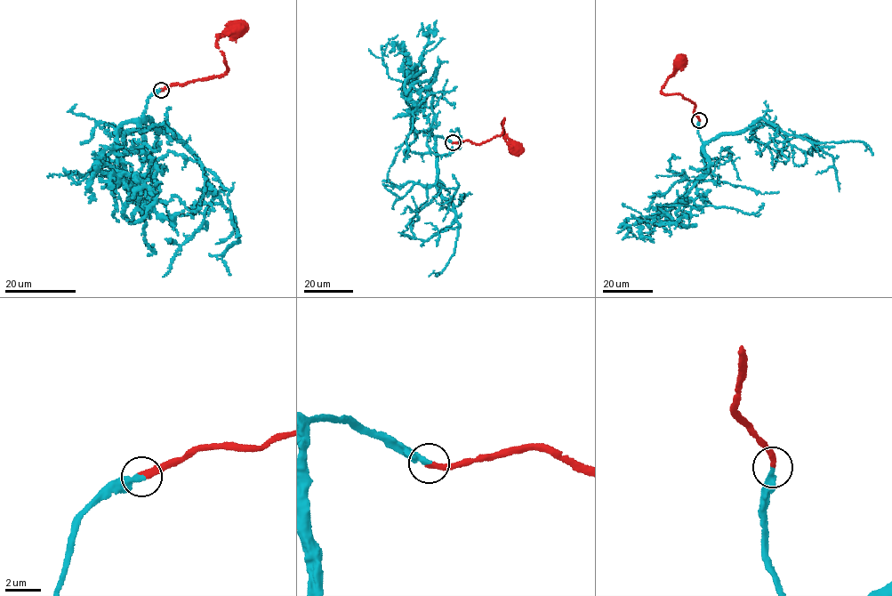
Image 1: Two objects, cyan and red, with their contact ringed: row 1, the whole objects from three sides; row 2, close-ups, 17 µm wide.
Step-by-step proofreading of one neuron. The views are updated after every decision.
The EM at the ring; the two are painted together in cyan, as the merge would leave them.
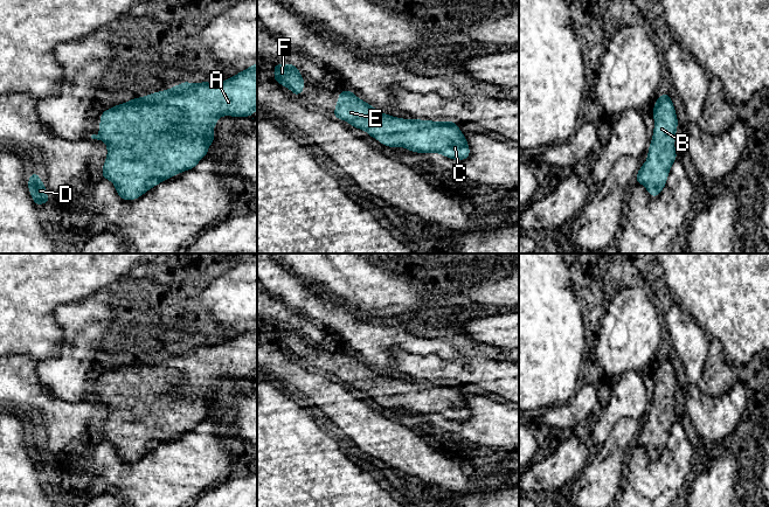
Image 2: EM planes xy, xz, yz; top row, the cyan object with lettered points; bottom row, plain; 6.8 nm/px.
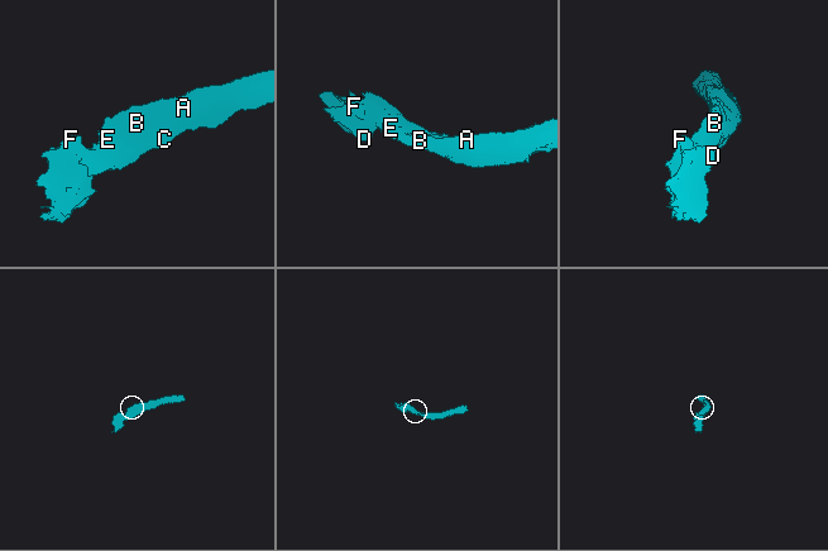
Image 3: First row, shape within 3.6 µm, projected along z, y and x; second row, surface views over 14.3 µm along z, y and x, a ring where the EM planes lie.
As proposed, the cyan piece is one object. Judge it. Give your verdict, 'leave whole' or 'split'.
leave whole

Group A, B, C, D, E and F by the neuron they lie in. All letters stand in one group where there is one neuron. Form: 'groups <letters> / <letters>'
groups A B C D E F

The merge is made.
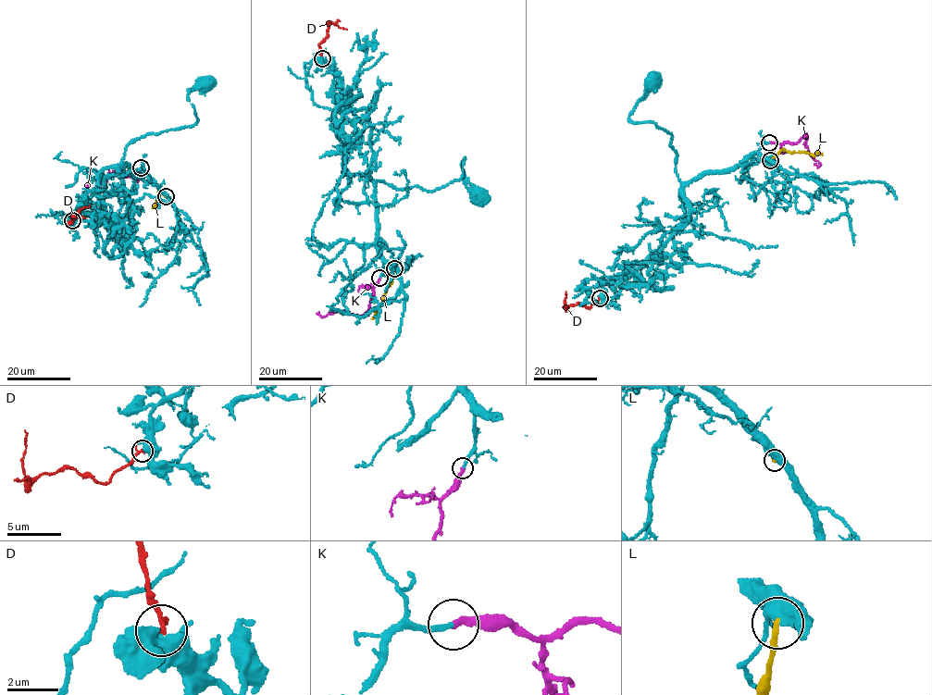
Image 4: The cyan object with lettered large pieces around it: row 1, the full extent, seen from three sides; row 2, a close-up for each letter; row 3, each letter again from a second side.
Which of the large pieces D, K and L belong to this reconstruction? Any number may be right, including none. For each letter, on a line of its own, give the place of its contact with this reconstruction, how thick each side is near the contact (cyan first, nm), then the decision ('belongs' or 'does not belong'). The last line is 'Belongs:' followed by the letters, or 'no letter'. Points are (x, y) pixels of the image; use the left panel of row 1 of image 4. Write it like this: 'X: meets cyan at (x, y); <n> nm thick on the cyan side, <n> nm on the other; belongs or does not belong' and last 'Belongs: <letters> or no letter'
D: meets cyan at (72, 220); 500 nm thick on the cyan side, 200 nm on the other; does not belong
K: meets cyan at (141, 167); 240 nm thick on the cyan side, 300 nm on the other; belongs
L: meets cyan at (166, 196); 500 nm thick on the cyan side, 220 nm on the other; does not belong
Belongs: K

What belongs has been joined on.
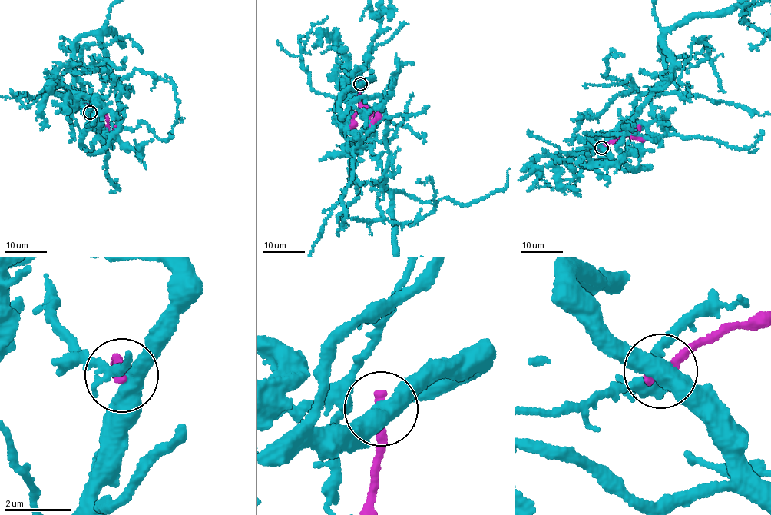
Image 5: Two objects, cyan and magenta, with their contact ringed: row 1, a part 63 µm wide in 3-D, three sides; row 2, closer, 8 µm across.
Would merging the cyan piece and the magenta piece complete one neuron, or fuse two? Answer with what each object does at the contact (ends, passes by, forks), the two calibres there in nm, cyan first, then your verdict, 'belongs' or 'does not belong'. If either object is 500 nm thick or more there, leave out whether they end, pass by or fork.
cyan passes by; magenta ends there; 480 nm thick on the cyan side, 320 nm on the other; does not belong

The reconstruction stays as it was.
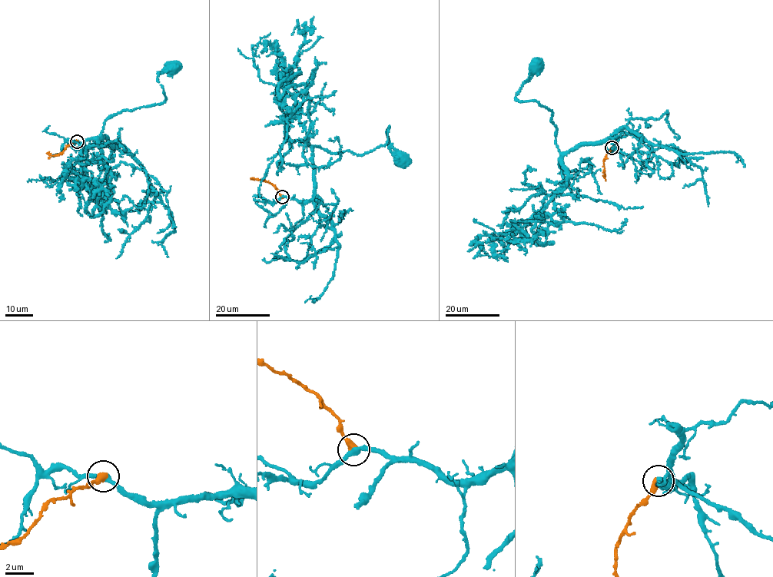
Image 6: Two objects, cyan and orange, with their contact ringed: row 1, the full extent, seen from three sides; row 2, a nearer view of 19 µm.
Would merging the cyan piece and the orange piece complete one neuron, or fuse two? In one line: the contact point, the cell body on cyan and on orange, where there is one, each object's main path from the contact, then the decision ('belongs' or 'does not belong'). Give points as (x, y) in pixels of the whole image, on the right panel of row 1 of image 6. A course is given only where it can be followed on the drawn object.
(612, 147) | cyan (536, 66) | orange none | cyan via (612, 148), (613, 136), (562, 153), (550, 109), (535, 101), (516, 98), (537, 67) | orange via (612, 148), (603, 161), (604, 177) | belongs

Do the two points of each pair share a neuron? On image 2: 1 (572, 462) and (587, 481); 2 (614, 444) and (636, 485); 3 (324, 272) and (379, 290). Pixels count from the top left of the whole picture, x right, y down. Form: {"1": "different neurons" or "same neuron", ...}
{"1": "different neurons", "2": "different neurons", "3": "same neuron"}

